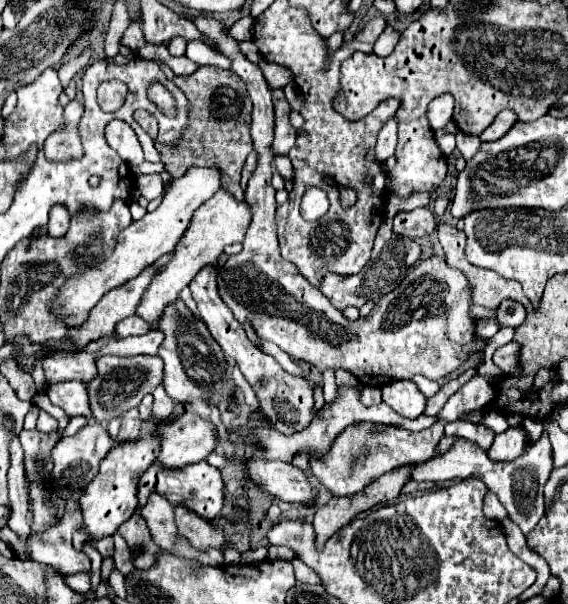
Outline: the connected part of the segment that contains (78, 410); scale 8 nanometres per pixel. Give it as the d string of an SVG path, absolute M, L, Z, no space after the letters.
M60 382L48 390L48 398L54 406L60 406L70 418L84 416L92 418L88 408L88 394L84 392L84 382Z

